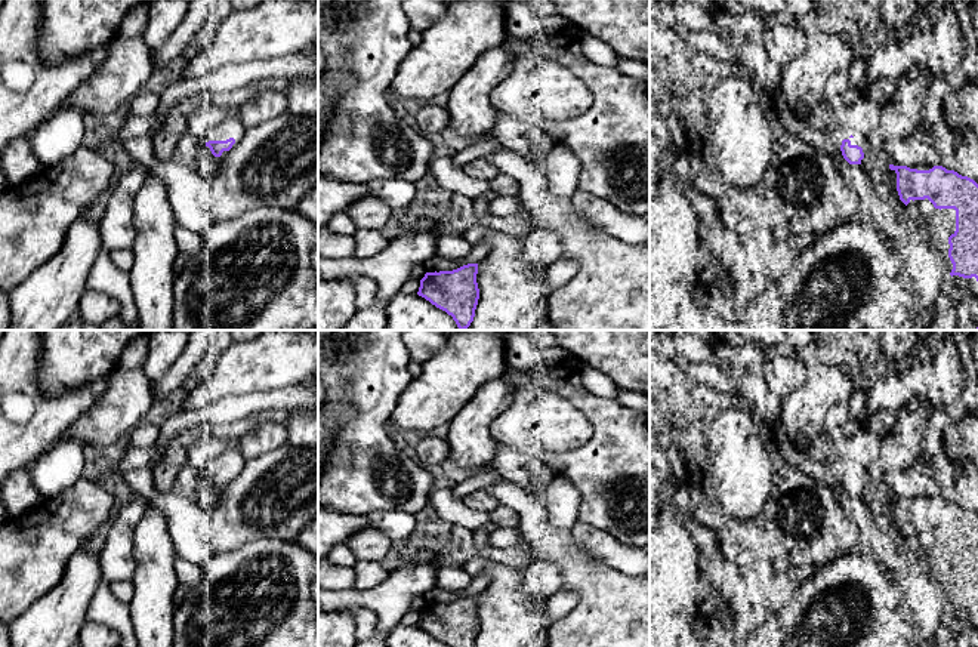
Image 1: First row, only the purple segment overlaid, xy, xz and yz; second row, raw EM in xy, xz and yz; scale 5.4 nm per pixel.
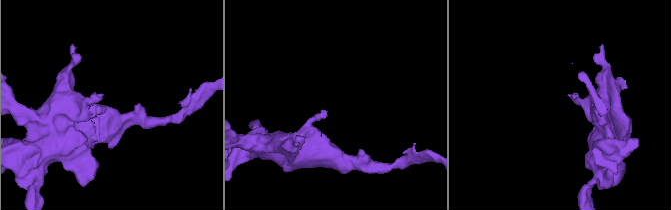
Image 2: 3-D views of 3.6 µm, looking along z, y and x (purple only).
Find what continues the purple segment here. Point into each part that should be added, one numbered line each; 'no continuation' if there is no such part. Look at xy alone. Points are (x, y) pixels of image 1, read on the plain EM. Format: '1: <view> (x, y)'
1: xy (231, 458)

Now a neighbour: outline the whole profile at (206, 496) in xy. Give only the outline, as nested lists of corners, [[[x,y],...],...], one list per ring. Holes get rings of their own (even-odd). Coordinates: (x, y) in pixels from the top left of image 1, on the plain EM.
[[[200,474],[195,487],[195,502],[207,514],[212,514],[219,502],[219,492],[212,486],[209,478]]]

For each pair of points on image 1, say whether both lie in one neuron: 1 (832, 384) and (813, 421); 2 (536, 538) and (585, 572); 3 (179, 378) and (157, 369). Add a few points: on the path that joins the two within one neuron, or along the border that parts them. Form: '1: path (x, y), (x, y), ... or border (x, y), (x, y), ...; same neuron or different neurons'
1: path (823, 393), (813, 403), (813, 412); same neuron
2: path (548, 542), (557, 545), (573, 561); same neuron
3: border (187, 345), (163, 375), (150, 381); different neurons

